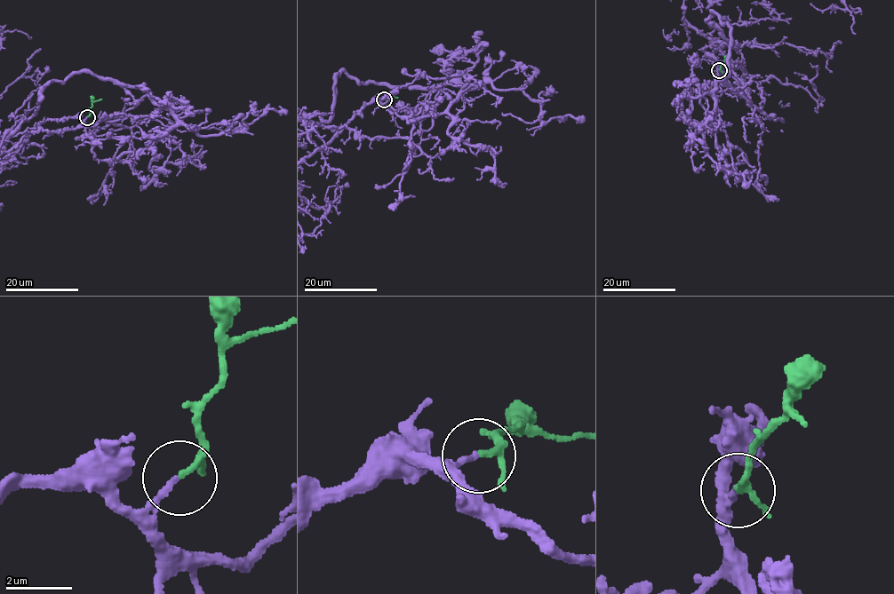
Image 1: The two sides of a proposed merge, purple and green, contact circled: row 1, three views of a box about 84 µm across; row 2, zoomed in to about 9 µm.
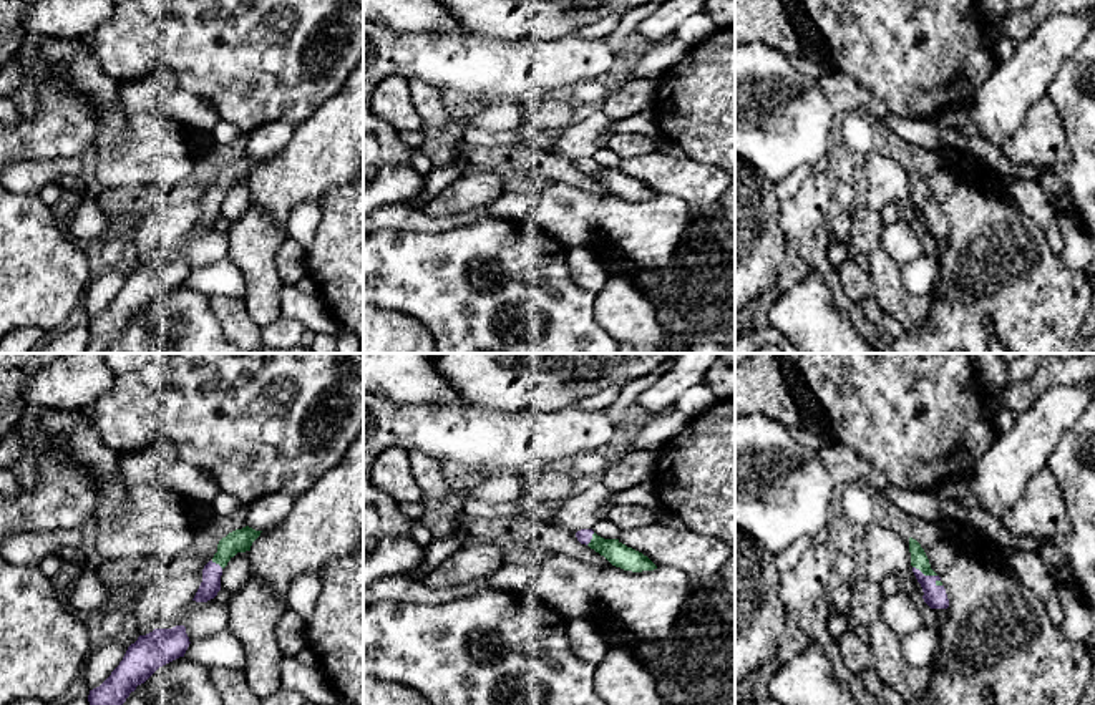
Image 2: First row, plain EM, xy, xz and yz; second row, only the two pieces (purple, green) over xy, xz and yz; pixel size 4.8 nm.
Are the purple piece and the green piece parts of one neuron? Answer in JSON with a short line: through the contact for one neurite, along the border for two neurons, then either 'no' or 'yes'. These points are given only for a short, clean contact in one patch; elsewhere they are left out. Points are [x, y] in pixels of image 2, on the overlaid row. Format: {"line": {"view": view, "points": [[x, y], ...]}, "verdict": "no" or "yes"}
{"line": {"view": "yz", "points": [[934, 596], [931, 583], [923, 574], [918, 556]]}, "verdict": "yes"}

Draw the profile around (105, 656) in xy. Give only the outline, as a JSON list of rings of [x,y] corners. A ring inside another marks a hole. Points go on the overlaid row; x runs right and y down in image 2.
[[[98,639],[85,662],[85,680],[90,690],[100,687],[119,665],[128,647],[118,640]]]

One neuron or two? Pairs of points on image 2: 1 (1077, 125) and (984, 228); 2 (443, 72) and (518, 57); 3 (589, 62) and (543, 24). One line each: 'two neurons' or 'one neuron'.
1: two neurons
2: one neuron
3: two neurons

